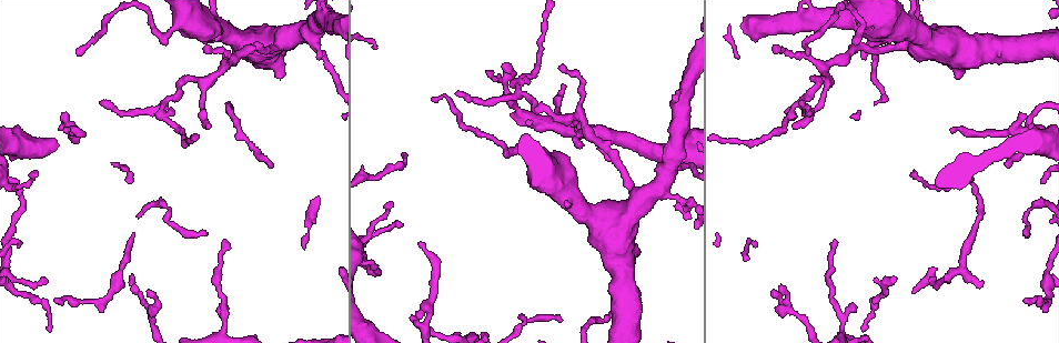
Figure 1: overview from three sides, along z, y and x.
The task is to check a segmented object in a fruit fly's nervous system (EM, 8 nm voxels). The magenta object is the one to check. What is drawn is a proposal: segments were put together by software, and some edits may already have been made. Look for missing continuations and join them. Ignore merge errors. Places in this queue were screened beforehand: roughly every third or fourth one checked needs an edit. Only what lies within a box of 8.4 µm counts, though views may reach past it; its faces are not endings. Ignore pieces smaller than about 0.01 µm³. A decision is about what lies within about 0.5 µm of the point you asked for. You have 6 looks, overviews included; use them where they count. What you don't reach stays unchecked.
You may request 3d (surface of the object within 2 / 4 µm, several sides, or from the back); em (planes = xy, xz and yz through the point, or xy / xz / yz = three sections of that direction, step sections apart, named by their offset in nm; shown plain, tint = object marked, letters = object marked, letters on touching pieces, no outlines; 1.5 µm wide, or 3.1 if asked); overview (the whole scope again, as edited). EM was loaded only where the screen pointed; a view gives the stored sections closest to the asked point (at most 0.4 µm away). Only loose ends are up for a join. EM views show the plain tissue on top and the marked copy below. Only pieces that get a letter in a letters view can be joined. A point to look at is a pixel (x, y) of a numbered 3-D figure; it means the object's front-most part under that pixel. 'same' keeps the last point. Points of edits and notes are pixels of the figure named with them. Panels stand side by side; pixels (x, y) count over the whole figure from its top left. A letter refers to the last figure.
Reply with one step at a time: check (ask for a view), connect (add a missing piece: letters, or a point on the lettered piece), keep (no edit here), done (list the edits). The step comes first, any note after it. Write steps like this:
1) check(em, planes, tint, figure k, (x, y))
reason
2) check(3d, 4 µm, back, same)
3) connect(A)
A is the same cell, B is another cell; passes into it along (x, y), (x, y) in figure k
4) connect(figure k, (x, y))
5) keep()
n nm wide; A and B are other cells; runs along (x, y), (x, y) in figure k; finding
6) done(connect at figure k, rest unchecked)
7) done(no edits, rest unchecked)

check(3d, 4 µm, figure 1, (637, 250))
branch stops here

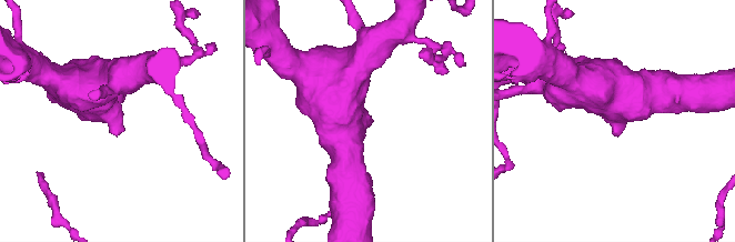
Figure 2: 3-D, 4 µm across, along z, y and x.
check(em, 3.1 µm, yz, step 16, tint, figure 2, (366, 121))
now the EM

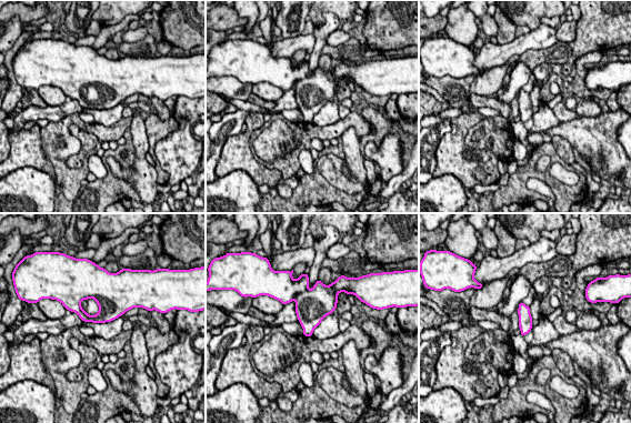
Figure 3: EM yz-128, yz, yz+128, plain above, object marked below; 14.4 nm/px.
check(em, 3.1 µm, planes, letters, same)

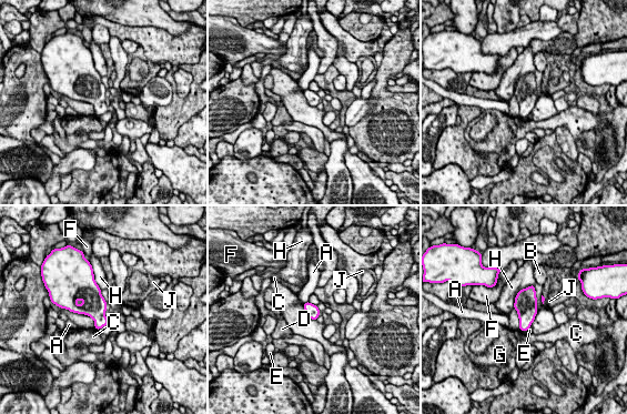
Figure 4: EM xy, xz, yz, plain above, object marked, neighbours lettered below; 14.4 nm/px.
keep()
190 nm wide; A, B, C, D, E, F, G, H and J are other cells; no lettered piece goes on from it

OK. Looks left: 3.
check(em, 3.1 µm, planes, tint, figure 1, (565, 68))
an open end

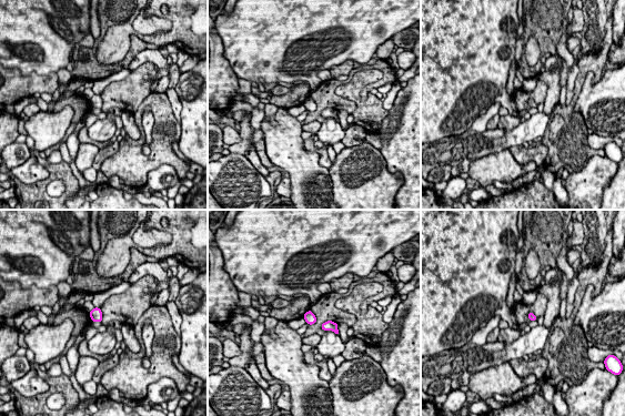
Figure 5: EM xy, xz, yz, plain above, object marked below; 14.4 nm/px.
check(em, 3.1 µm, planes, letters, same)
see the neighbours

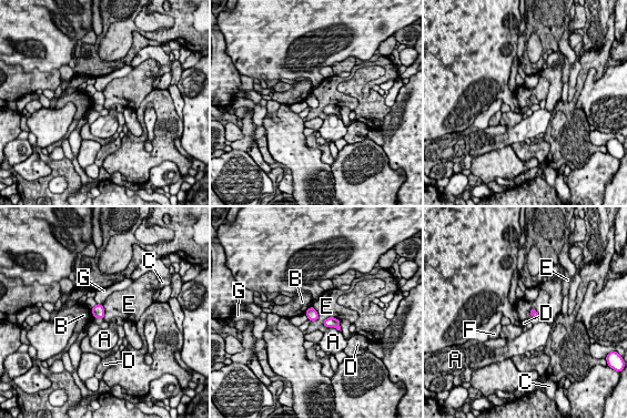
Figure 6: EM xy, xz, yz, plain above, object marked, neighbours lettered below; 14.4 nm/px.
keep()
E touches over 240 nm; A, B, C, D, E, F and G are other cells; none of them fits

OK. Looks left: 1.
check(em, planes, letters, figure 1, (802, 102))
thin end

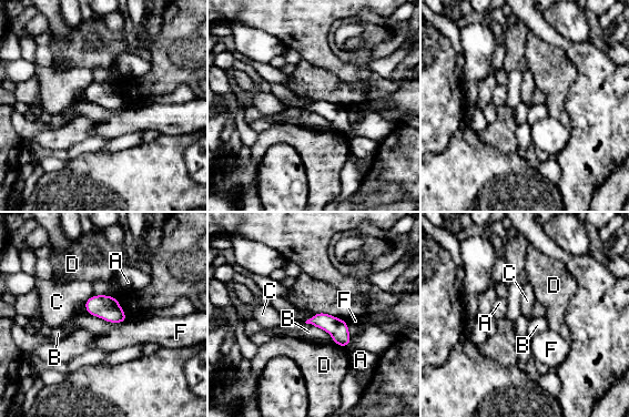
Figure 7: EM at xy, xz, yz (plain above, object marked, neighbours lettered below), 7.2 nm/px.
keep()
120 nm wide; A, B, C, D and F are other cells; border along (93, 295), (84, 303) in figure 7; none of them fits

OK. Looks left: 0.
done(no edits, rest unchecked)

